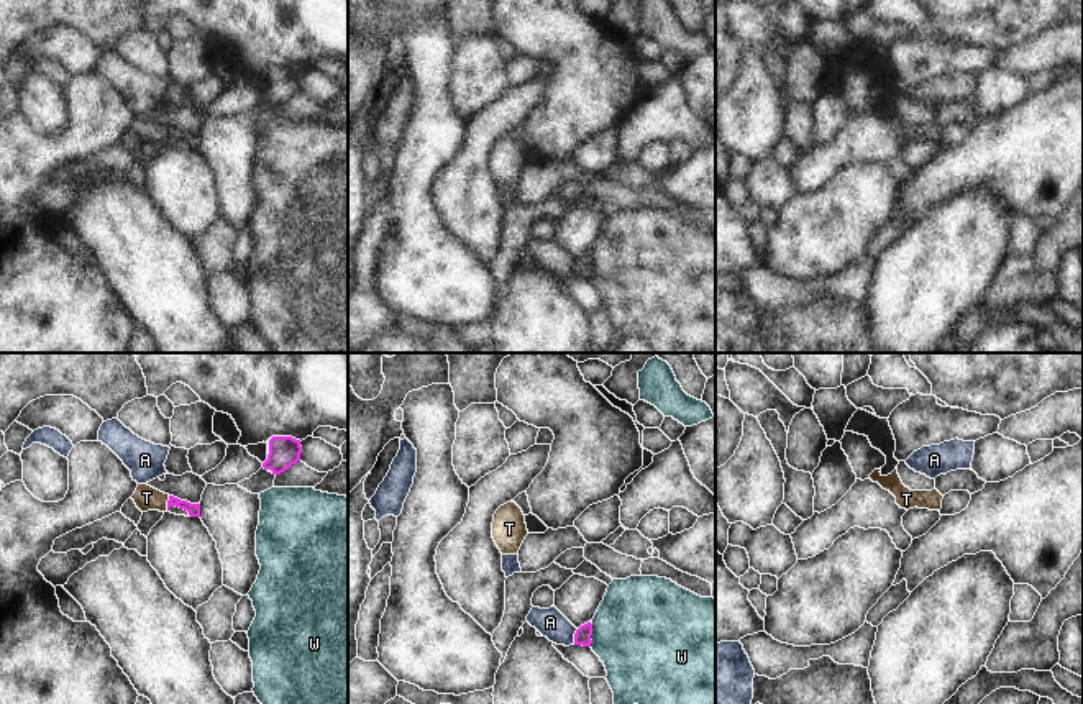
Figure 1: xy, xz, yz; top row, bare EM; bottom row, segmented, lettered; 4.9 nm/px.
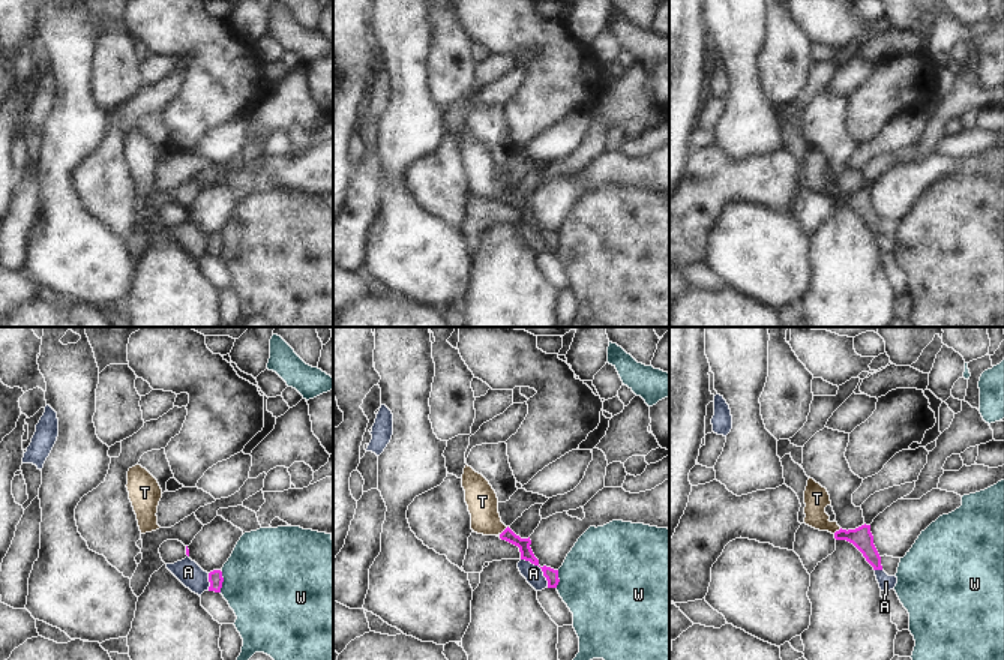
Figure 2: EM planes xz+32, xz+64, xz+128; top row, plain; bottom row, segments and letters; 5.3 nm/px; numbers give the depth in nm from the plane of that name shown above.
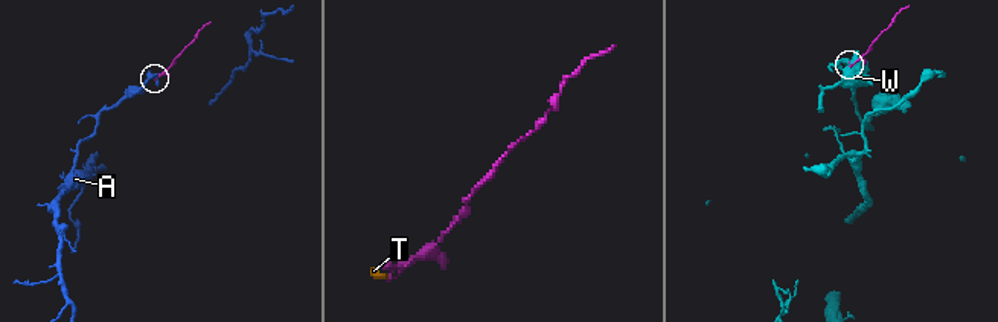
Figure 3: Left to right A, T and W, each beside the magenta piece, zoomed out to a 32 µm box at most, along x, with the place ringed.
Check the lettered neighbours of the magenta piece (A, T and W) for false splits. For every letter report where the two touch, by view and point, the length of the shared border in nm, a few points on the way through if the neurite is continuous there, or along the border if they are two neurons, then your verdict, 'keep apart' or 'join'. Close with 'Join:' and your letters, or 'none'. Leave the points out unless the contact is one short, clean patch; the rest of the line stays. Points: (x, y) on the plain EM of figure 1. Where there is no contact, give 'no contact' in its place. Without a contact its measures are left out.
A: contact xz (575, 269); length 80 nm; border xz (578, 261), (573, 276); keep apart
T: contact xy (168, 135); length 70 nm; way xy (194, 141), (168, 135), (146, 130); join
W: contact xz (591, 266); length 120 nm; keep apart
Join: T

